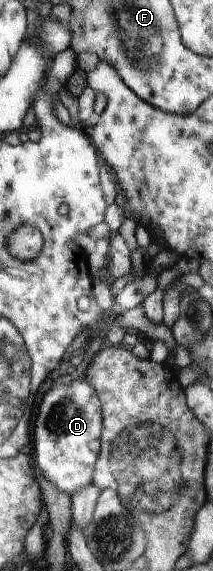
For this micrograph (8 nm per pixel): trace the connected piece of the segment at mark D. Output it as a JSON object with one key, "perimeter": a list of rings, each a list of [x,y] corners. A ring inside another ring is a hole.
{"perimeter":[[[78,379],[71,385],[53,385],[45,394],[35,421],[32,452],[36,467],[71,497],[79,488],[92,482],[102,427],[101,405],[90,382]]]}

